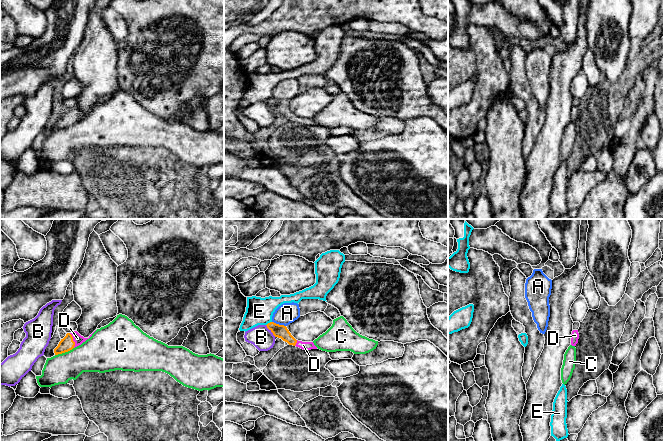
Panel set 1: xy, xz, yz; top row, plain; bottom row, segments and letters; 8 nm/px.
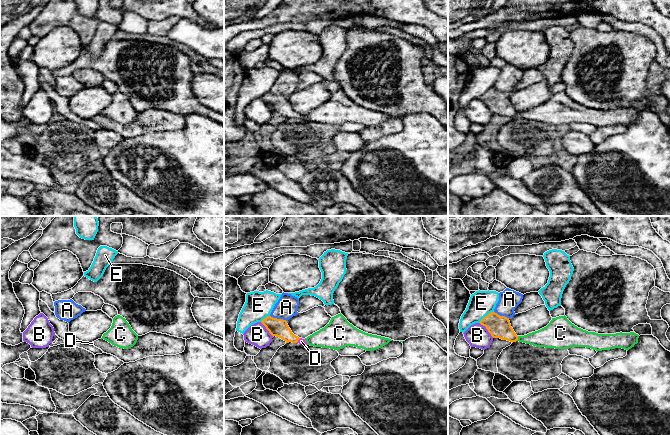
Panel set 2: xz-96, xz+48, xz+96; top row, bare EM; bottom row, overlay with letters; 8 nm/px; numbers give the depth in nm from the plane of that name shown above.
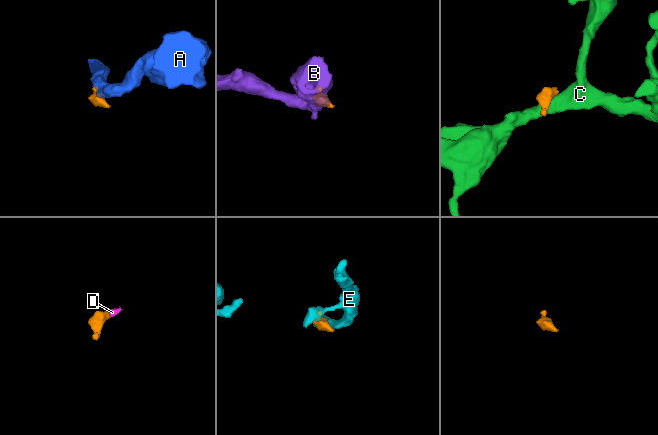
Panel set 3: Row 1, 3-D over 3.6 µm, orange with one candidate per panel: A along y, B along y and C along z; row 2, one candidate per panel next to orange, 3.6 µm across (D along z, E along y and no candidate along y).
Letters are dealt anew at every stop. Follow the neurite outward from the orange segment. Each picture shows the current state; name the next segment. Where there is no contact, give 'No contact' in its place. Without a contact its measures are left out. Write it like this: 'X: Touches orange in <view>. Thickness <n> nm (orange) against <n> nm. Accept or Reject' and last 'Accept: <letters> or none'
A: Touches orange in xz. Thickness 110 nm (orange) against 160 nm. Reject
B: Touches orange in xz. Thickness 110 nm (orange) against 180 nm. Reject
C: Touches orange in xy. Thickness 120 nm (orange) against 280 nm. Reject
D: Touches orange in xy. Thickness 120 nm (orange) against 80 nm. Accept
E: Touches orange in xz. Thickness 110 nm (orange) against 220 nm. Reject
Accept: D

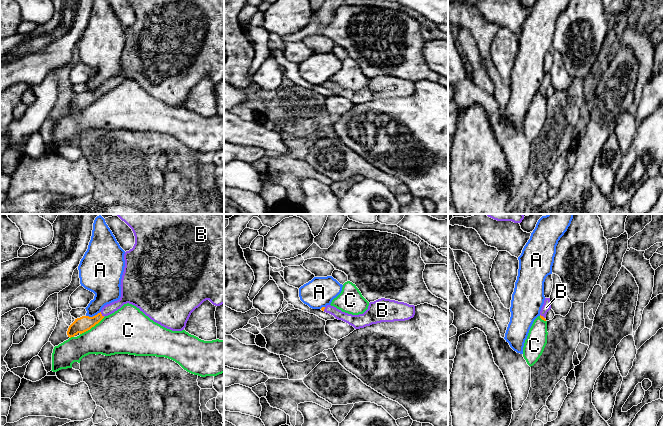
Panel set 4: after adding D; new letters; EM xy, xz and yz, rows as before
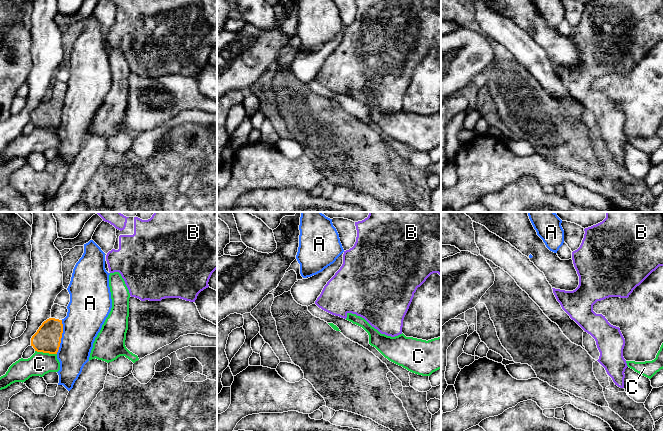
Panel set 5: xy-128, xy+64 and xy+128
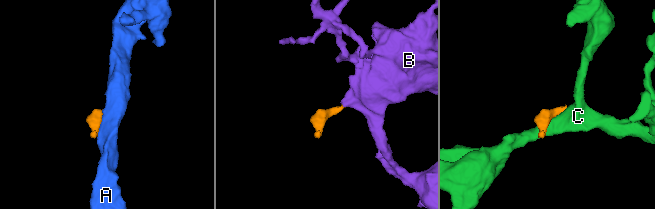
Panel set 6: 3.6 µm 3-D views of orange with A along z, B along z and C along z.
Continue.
A: Touches orange in xy. Thickness 120 nm (orange) against 220 nm. Reject
B: Touches orange in xy. Thickness 120 nm (orange) against 100 nm. Accept
C: Touches orange in xy. Thickness 120 nm (orange) against 360 nm. Reject
Accept: B

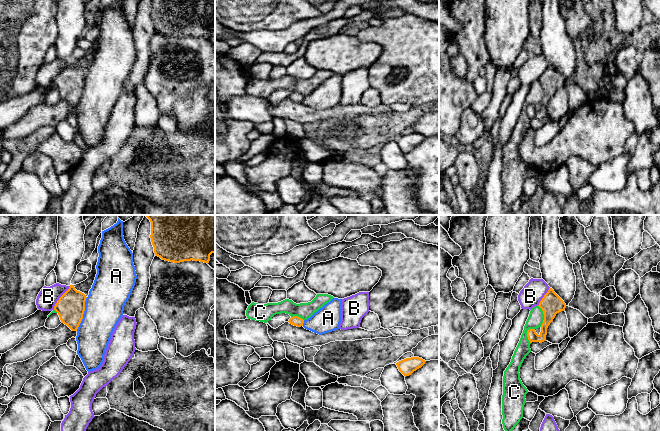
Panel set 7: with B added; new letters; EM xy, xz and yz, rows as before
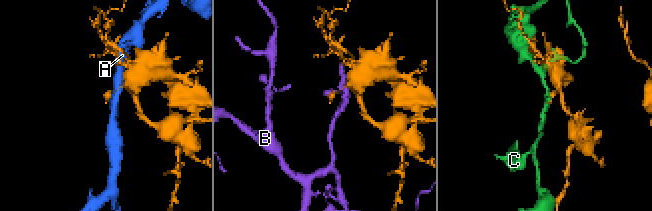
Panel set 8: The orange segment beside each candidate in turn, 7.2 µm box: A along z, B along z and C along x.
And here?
A: Touches orange in xy. Thickness 220 nm (orange) against 320 nm. Reject
B: Touches orange in xy. Thickness 220 nm (orange) against 160 nm. Reject
C: Touches orange in yz. Thickness 170 nm (orange) against 120 nm. Reject
Accept: none

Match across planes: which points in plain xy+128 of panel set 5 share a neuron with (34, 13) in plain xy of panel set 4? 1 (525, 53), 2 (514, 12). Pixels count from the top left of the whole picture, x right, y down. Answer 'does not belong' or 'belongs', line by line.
1: belongs
2: does not belong

